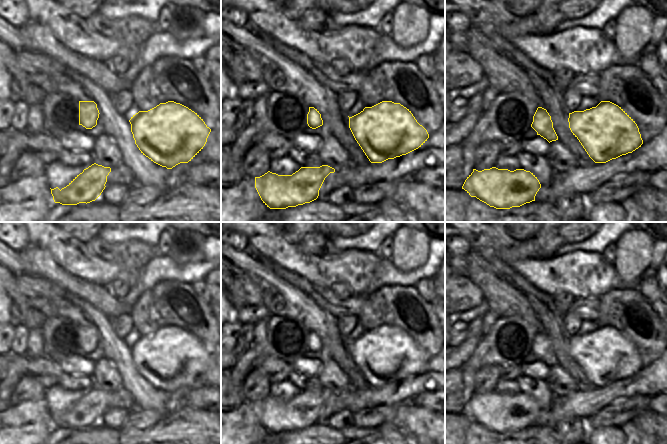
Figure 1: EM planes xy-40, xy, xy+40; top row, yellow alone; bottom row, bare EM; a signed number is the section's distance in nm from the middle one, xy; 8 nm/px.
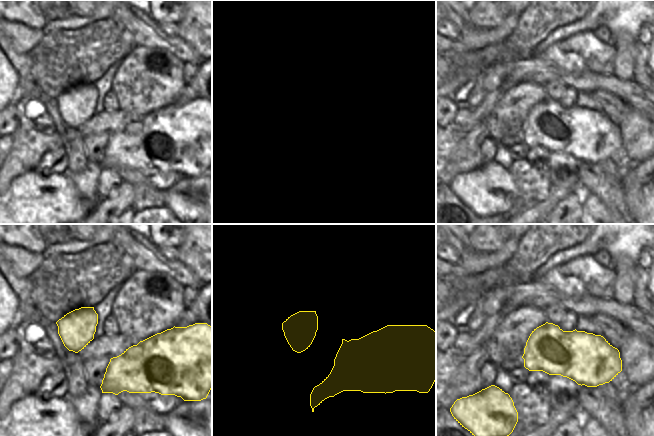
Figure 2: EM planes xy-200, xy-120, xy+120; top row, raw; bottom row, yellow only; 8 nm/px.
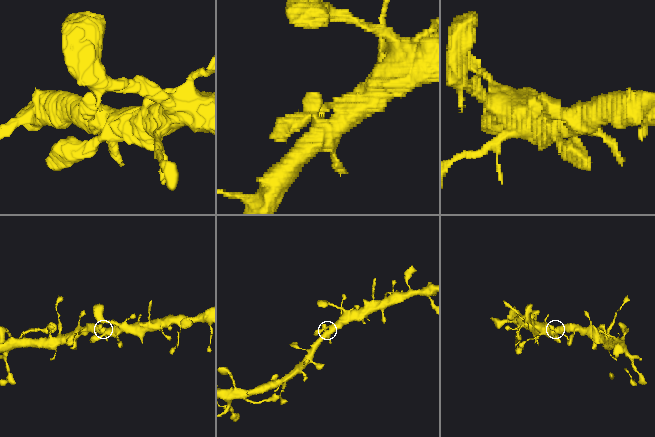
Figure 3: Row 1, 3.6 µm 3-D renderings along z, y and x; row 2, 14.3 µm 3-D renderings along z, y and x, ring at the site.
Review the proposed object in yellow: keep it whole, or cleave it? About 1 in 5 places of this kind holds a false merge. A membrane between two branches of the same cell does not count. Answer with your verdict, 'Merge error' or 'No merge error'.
No merge error

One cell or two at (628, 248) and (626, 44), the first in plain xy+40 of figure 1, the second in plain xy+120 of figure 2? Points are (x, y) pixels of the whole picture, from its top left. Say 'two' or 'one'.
one

